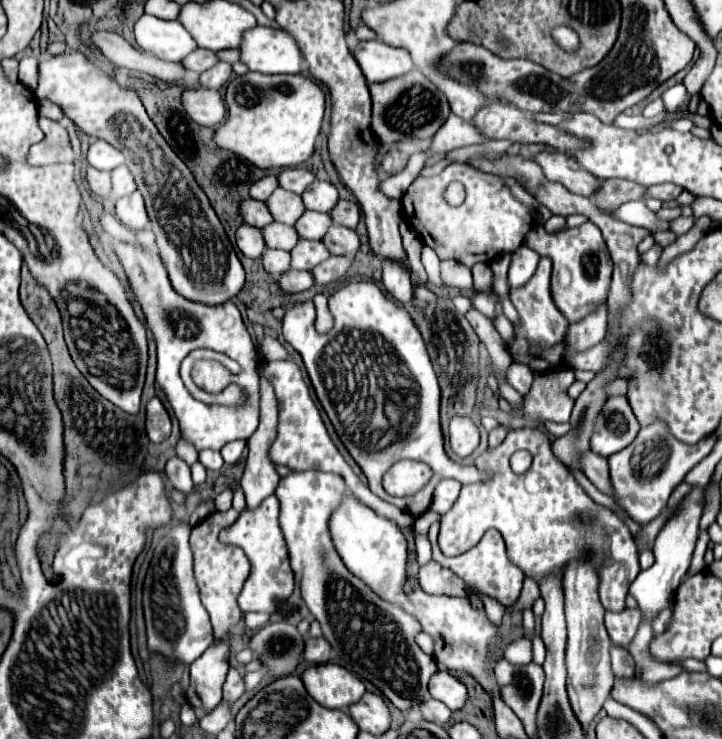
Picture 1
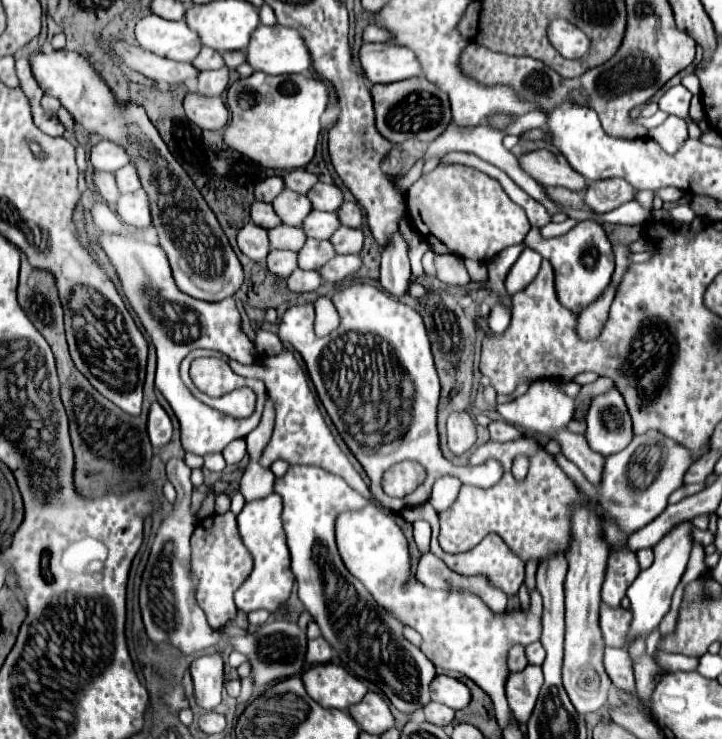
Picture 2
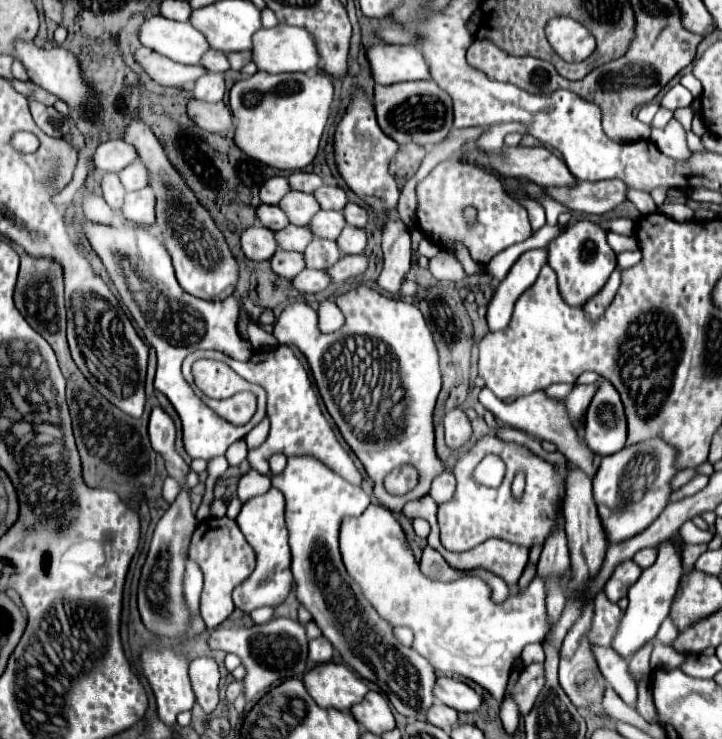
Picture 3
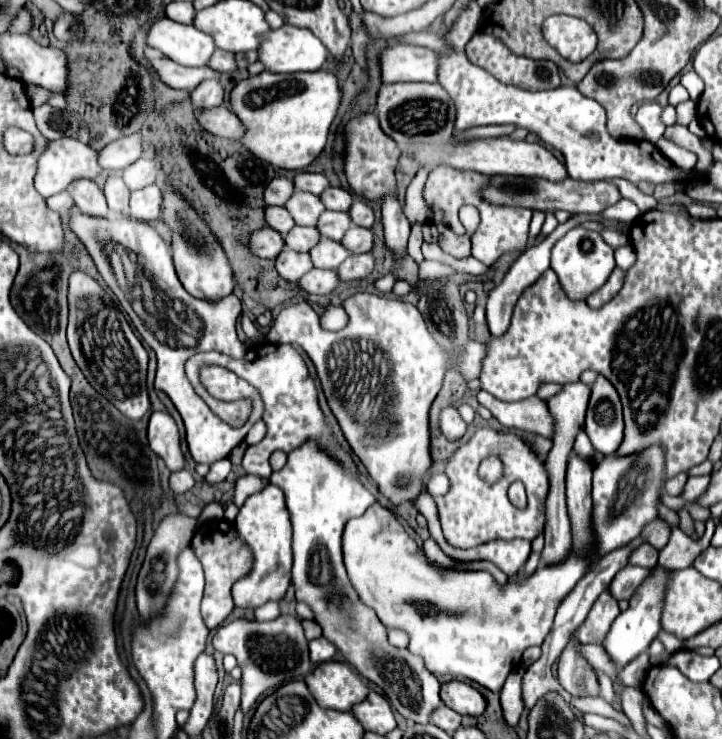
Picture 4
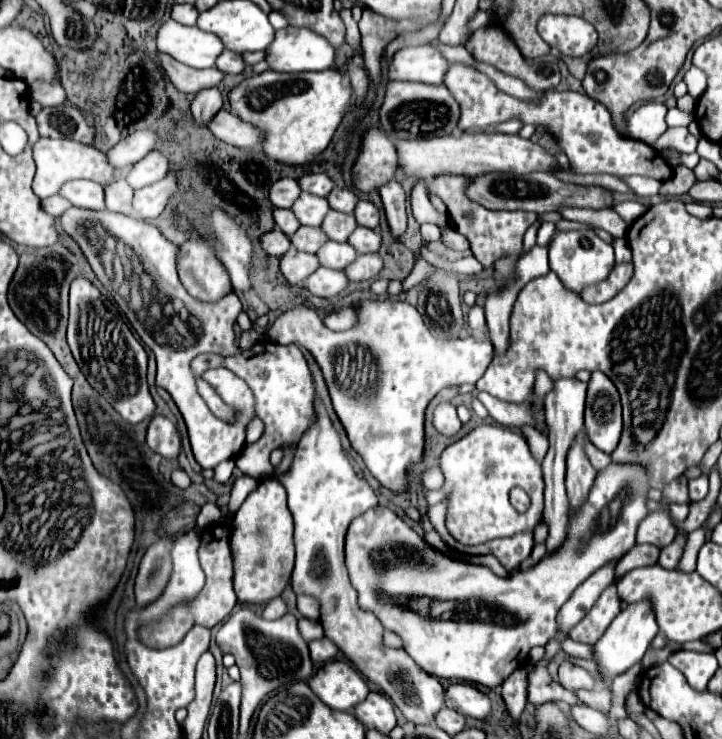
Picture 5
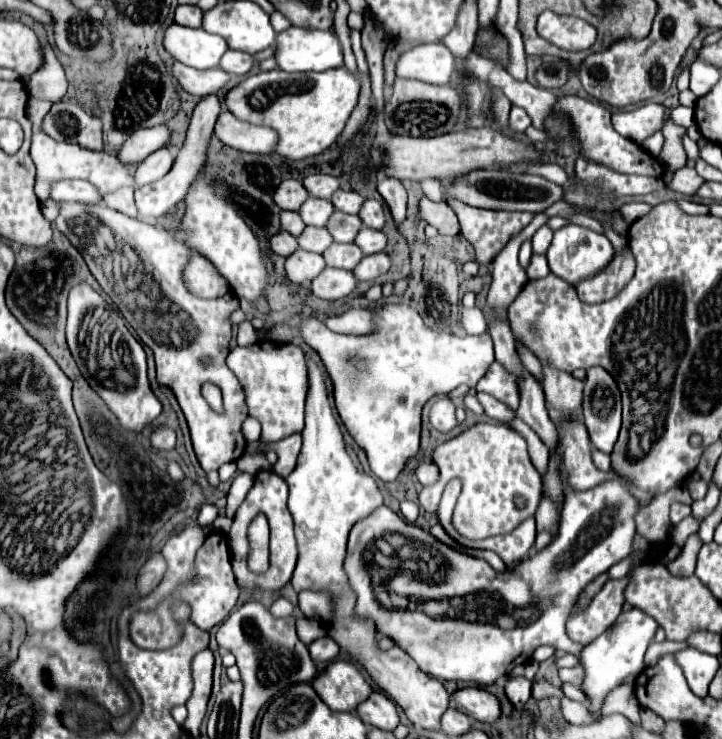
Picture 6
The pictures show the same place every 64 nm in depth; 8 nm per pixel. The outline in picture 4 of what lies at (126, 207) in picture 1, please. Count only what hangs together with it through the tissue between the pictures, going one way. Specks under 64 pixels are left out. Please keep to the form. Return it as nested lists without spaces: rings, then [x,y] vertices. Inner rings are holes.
[[[146,186],[130,194],[130,218],[138,222],[156,222],[160,216],[160,188]]]

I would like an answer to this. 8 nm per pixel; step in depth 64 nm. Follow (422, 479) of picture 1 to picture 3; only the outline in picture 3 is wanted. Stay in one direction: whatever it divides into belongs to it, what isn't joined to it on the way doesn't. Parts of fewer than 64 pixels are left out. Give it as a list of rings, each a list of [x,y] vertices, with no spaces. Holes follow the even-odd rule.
[[[414,466],[394,468],[392,474],[388,474],[388,478],[384,480],[384,488],[394,496],[402,496],[410,492],[412,486],[416,484],[418,484],[418,470]]]

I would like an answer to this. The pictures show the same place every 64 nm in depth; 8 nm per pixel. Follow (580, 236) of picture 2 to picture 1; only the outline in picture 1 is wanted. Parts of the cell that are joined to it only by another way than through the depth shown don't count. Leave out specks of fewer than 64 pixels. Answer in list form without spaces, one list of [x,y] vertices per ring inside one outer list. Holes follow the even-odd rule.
[[[586,222],[578,228],[568,228],[558,234],[544,232],[542,226],[536,226],[528,232],[526,246],[536,250],[542,256],[550,256],[552,260],[552,300],[556,308],[564,314],[564,318],[574,324],[580,322],[584,316],[592,314],[606,302],[610,276],[612,276],[612,260],[606,248],[606,242],[600,234],[600,228],[592,222]]]

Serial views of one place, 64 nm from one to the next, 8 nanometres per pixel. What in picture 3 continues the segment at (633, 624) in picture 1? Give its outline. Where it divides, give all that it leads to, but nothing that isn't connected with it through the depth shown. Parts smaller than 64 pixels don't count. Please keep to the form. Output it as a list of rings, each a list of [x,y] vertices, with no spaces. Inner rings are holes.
[[[598,594],[590,640],[598,646],[610,646],[616,636],[616,628],[618,628],[622,616],[624,616],[624,610],[620,610],[618,604],[610,602],[604,594]]]

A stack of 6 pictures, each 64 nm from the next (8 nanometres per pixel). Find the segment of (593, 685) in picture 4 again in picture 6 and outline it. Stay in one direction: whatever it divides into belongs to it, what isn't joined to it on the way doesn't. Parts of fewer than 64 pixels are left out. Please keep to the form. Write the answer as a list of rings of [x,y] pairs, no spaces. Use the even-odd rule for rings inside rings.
[[[560,668],[560,680],[580,686],[584,682],[584,670],[582,668]]]

